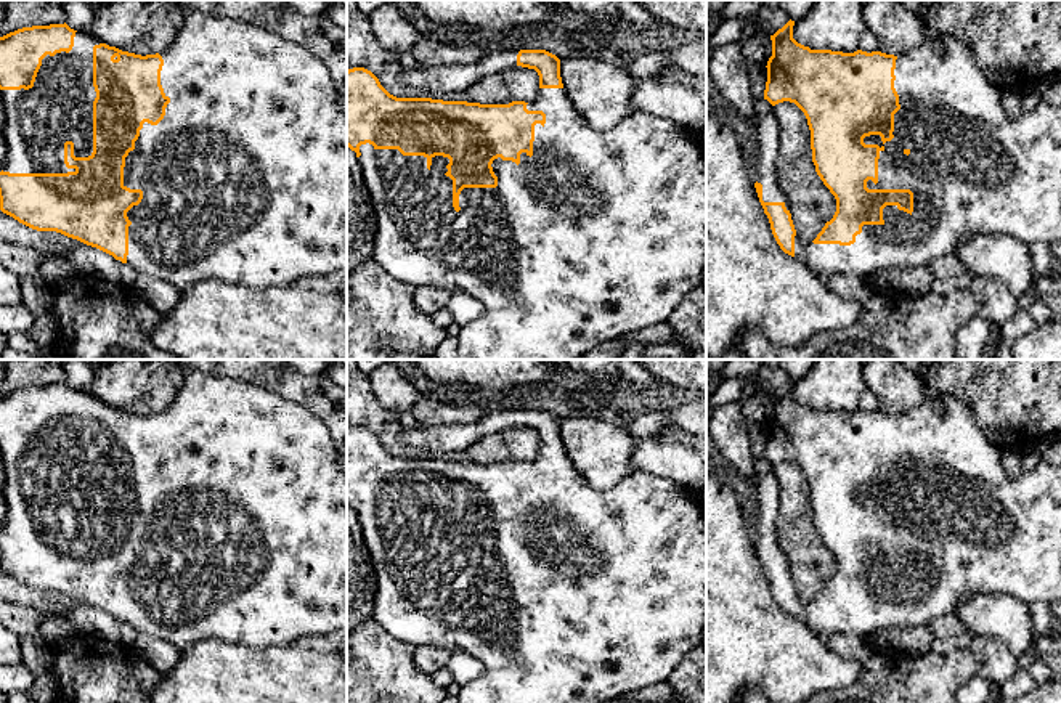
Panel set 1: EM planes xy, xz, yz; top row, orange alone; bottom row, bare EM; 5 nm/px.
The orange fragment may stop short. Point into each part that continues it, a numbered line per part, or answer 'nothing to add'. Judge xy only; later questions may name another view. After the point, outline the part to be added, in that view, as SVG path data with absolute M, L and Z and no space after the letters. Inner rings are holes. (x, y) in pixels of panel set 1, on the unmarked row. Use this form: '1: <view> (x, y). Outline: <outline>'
1: xy (58, 467). Outline: M77 390L74 406L69 412L61 411L55 416L47 414L37 432L34 446L29 449L0 449L5 469L5 499L6 520L3 531L10 533L67 533L75 528L67 528L64 523L64 502L74 502L75 517L88 517L93 512L93 461L96 451L93 446L93 406L100 404L98 398L88 395L85 390Z

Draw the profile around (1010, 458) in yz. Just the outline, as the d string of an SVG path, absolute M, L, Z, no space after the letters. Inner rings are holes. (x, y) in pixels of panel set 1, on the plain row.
M1011 448L1000 449L1002 467L1010 480L1014 480L1022 473L1021 454L1022 451Z

